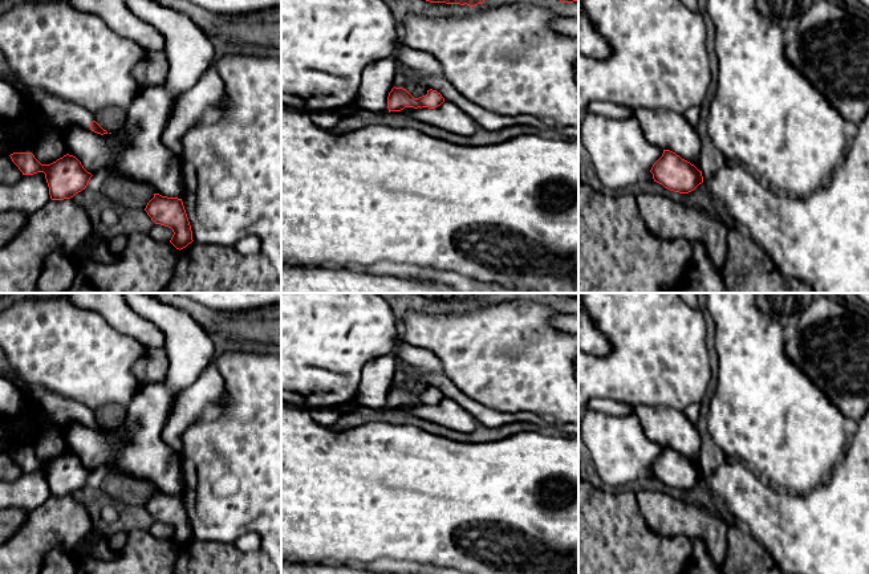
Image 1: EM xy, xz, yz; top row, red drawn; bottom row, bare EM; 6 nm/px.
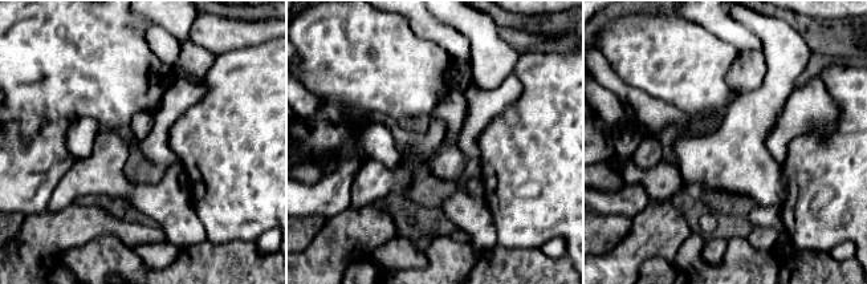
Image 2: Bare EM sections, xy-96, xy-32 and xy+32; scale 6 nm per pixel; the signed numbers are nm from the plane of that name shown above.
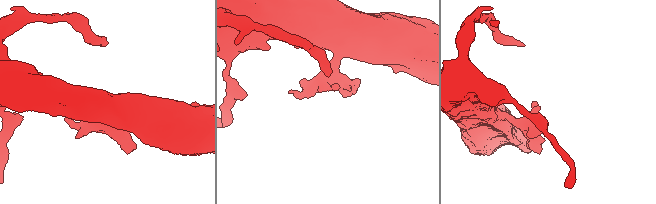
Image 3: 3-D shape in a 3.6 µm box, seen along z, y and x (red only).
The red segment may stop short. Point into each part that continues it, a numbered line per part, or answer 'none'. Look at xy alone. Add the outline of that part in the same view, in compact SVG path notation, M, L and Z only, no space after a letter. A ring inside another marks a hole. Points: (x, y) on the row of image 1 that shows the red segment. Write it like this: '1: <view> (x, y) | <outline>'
1: xy (57, 113) | M1 50L0 78L17 87L19 91L34 106L50 129L61 131L68 127L69 123L77 123L90 130L90 123L96 121L94 114L82 106L61 99L37 87L24 87L11 72Z

